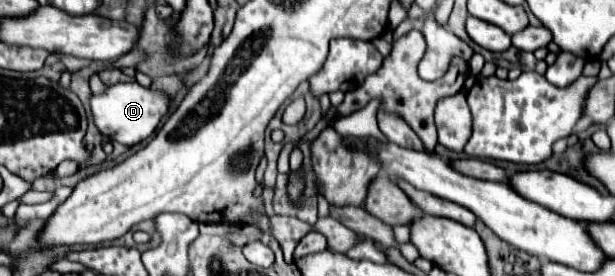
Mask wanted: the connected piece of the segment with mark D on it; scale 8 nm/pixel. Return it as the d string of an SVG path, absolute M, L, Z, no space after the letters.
M137 81L133 83L117 83L109 87L105 93L91 95L89 107L91 107L91 117L99 133L109 137L111 141L123 143L123 145L137 145L143 139L147 139L159 125L161 117L169 109L169 99L161 91L145 89Z

